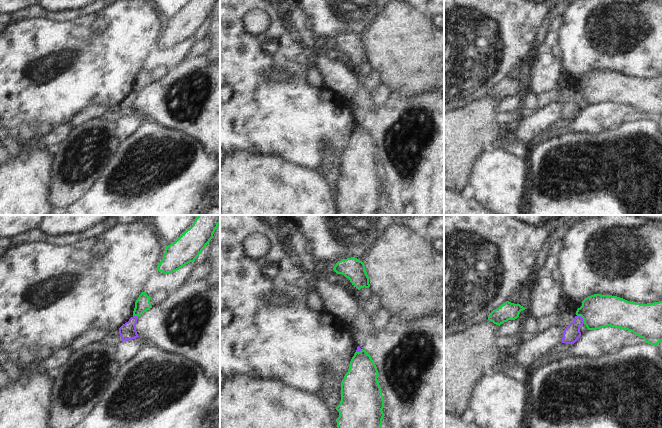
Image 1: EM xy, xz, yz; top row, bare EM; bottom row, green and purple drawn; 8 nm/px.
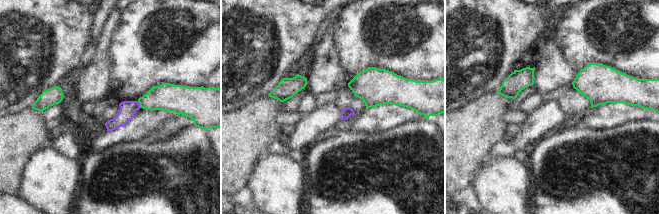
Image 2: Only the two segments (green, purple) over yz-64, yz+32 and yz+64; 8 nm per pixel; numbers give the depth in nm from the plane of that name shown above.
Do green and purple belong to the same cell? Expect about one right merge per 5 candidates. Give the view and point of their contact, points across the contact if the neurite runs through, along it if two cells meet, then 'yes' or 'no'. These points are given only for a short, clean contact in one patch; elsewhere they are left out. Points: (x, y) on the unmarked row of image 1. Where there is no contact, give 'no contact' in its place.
contact yz (582, 93); border yz (577, 91), (582, 94), (584, 99); no

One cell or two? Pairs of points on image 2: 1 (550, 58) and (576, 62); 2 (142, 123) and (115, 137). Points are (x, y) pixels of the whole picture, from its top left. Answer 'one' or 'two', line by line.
1: two
2: one

